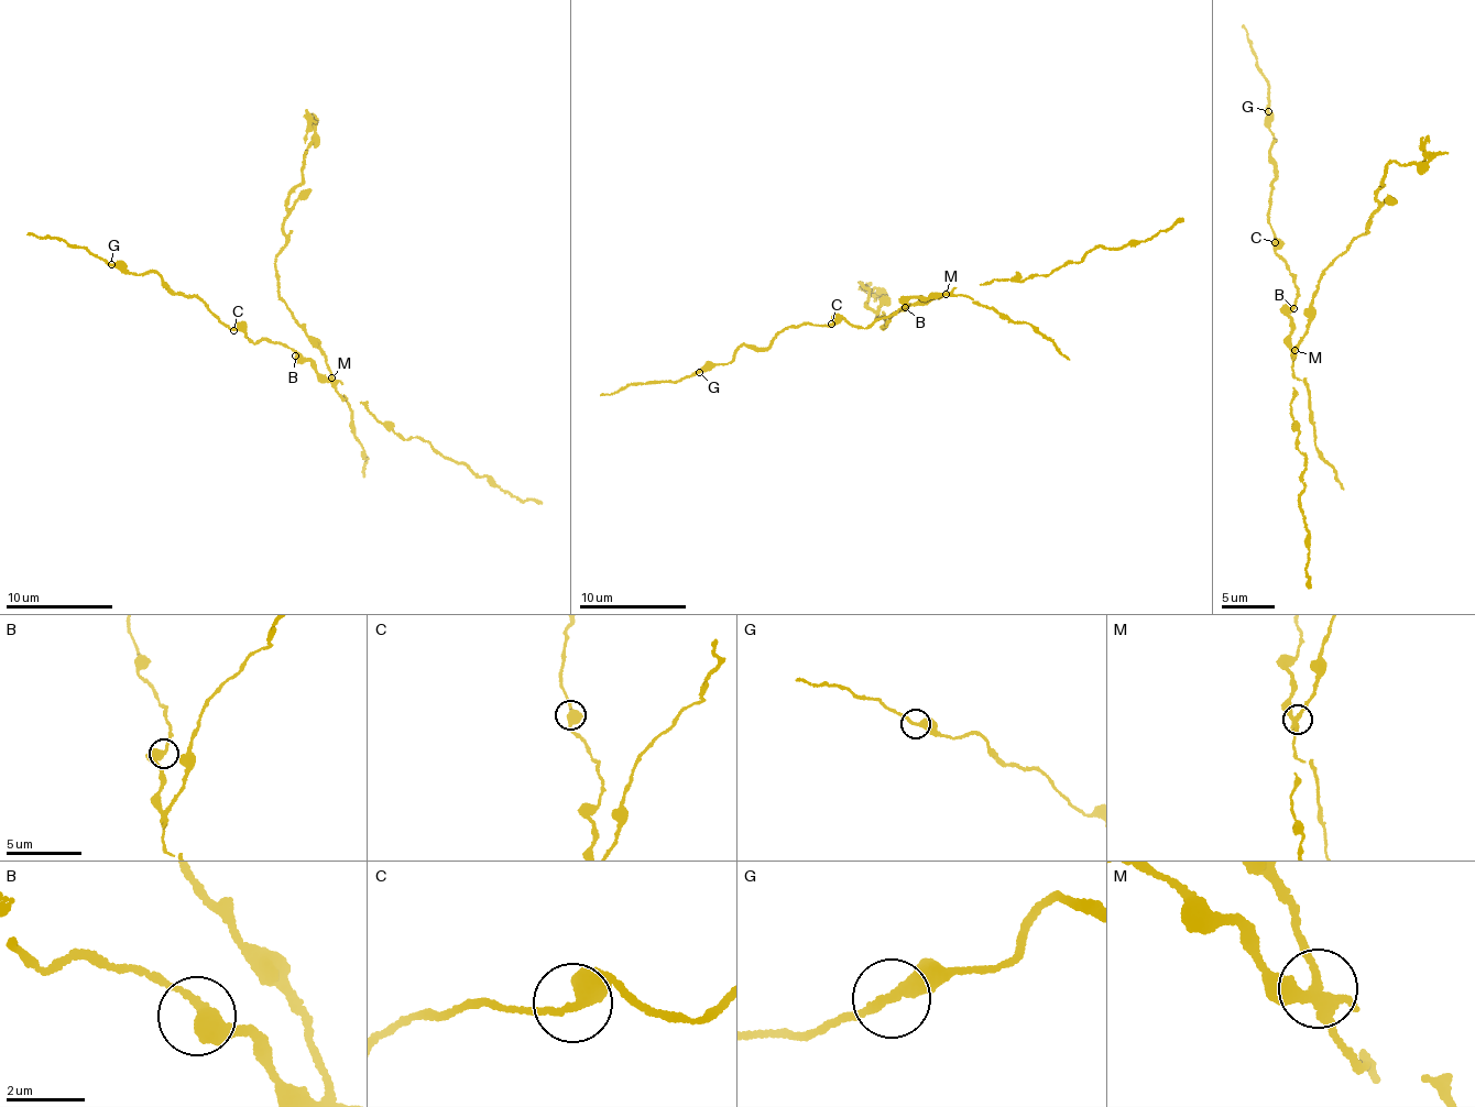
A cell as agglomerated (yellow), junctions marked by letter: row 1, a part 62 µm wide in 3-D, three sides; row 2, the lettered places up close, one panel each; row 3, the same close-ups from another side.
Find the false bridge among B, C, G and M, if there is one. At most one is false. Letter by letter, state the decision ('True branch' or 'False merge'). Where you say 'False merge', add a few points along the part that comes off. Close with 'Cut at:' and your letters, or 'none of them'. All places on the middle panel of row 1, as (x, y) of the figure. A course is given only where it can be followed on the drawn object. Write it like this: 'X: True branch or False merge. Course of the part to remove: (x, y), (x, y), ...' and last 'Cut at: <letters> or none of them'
B: True branch
C: True branch
G: True branch
M: False merge. Course of the part to remove: (947, 293), (895, 315), (884, 328), (885, 319), (864, 306), (867, 291), (860, 283), (880, 291), (862, 289)
Cut at: M

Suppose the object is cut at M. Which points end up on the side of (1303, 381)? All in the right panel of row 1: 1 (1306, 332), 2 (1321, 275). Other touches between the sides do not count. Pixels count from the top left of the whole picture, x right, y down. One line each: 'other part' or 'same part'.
1: other part
2: other part

